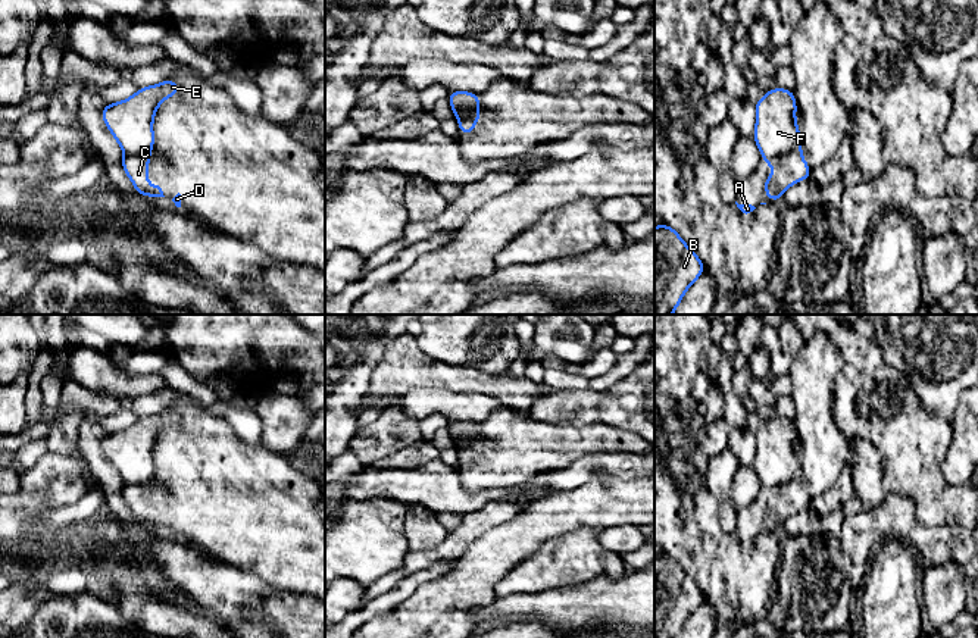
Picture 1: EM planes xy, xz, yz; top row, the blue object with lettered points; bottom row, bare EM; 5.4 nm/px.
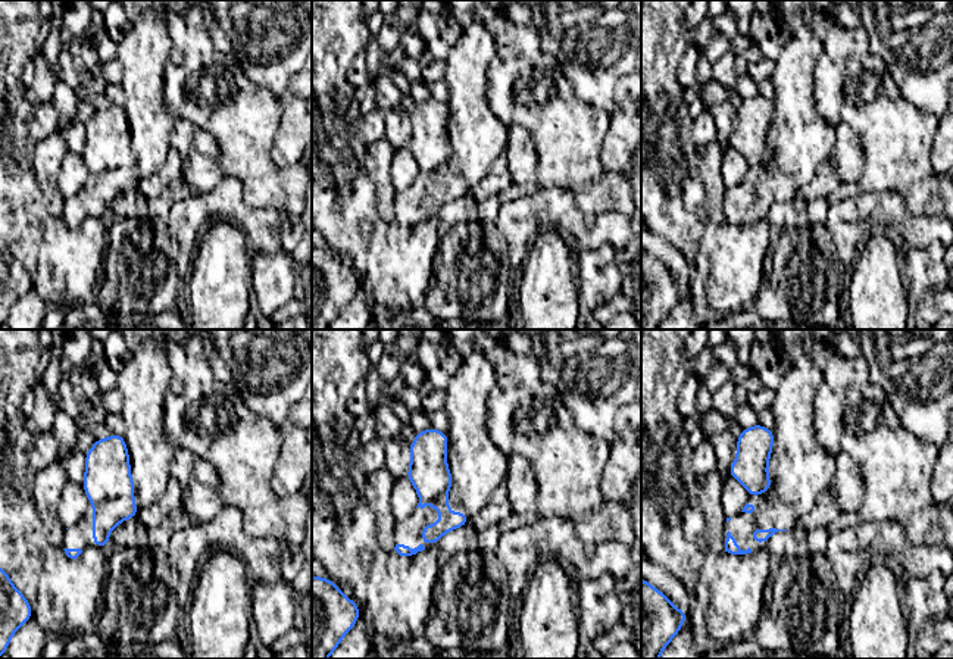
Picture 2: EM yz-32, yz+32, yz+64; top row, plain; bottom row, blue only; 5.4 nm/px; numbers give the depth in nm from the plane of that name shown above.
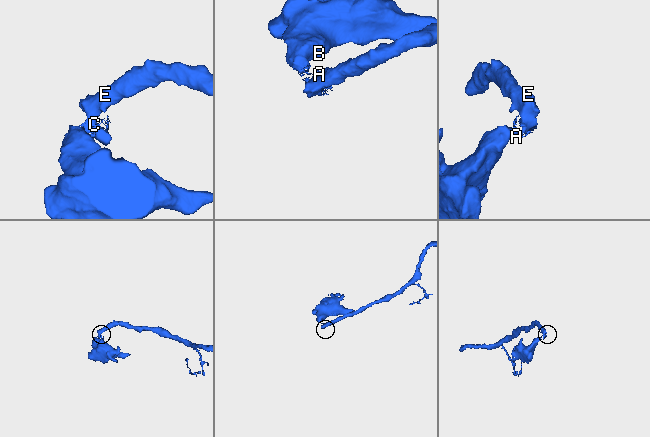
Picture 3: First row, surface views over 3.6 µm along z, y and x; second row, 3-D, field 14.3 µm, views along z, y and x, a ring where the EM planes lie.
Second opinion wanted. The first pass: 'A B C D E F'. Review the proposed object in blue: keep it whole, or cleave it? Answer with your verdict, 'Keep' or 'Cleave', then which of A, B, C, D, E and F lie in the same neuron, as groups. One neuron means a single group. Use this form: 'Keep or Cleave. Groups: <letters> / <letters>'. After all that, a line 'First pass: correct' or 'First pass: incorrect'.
Cleave. Groups: A B C D / E F
First pass: incorrect

